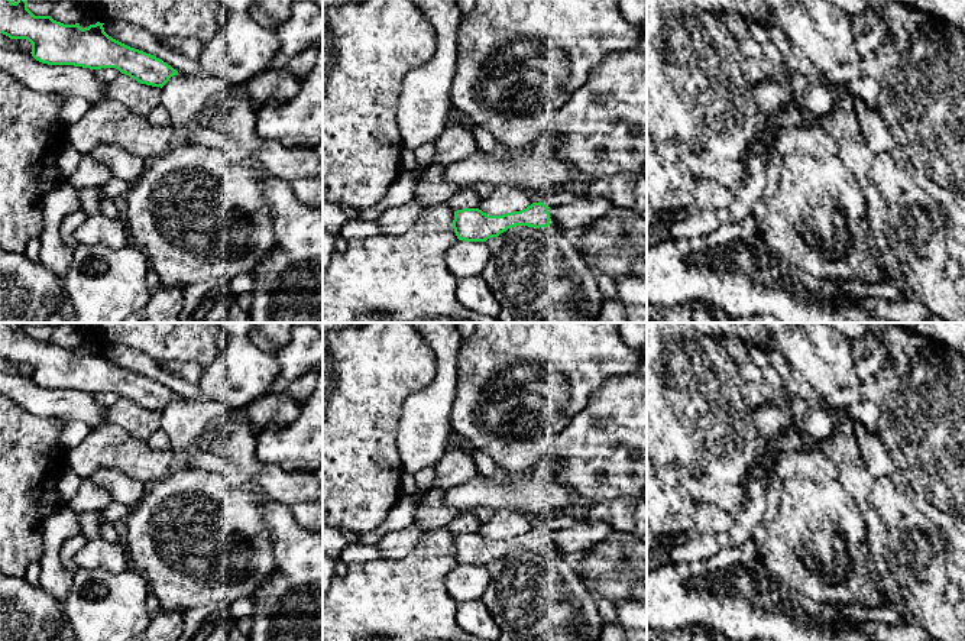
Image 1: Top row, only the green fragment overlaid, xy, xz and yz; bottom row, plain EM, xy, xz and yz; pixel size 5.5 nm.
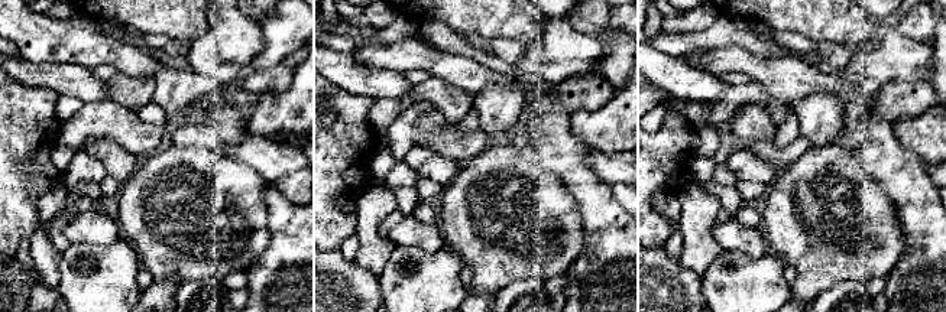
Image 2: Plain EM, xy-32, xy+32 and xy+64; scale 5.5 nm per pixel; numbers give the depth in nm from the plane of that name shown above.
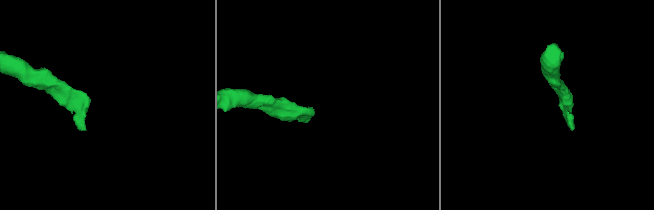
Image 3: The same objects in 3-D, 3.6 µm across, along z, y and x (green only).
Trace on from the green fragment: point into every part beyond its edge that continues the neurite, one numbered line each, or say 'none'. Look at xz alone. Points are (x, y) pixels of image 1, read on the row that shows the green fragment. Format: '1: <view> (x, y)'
1: xz (556, 194)

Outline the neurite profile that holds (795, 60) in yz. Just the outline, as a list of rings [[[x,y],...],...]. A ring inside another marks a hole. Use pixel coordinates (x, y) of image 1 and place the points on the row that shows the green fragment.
[[[765,25],[765,29],[770,41],[778,48],[783,56],[783,67],[787,74],[799,72],[810,81],[820,78],[809,56],[799,46],[793,45],[778,27]]]

